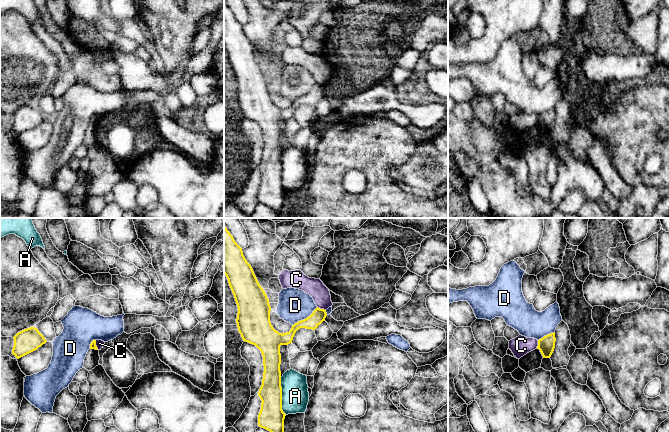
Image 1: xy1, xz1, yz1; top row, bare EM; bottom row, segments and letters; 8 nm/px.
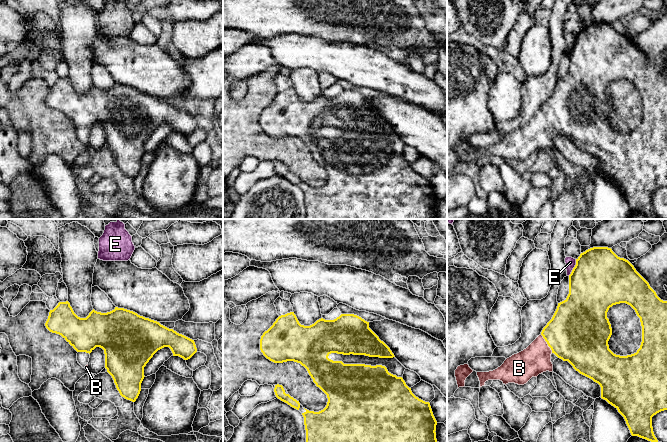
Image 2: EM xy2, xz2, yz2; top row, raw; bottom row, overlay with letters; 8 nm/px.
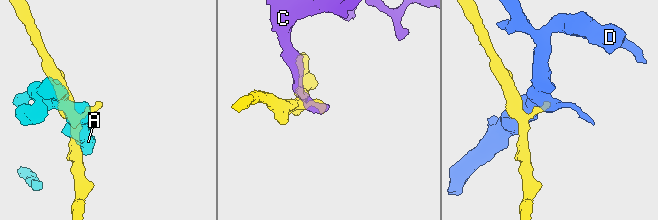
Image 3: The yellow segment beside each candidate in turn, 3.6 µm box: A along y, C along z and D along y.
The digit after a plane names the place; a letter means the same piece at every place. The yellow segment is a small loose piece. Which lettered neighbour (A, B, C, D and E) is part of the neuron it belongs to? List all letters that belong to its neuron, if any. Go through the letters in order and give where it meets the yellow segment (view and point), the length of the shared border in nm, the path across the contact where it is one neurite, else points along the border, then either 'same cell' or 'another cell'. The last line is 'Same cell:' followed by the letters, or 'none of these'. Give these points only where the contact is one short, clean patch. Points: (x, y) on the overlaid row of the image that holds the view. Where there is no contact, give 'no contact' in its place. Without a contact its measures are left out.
A: meets yellow in xz1 at (281, 396); contact 300 nm long; border along xz1 (280, 377), (281, 409), (286, 414); another cell
B: meets yellow in yz2 at (547, 343); contact 180 nm long; runs through yz2 (576, 333), (558, 336), (547, 343), (539, 351), (536, 358); same cell
C: meets yellow in xz1 at (321, 309); contact 80 nm long; border along xz1 (317, 306), (325, 310); another cell
D: meets yellow in xz1 at (304, 319); contact 260 nm long; border along xz1 (317, 307), (308, 316), (292, 325); another cell
E: meets yellow in yz2 at (574, 267); contact 150 nm long; border along yz2 (576, 259), (576, 264), (568, 275); another cell
Same cell: B

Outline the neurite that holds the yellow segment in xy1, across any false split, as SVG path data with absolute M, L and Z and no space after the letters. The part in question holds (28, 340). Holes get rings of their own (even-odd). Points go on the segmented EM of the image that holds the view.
M30 327L18 332L13 339L14 346L12 354L17 359L37 350L47 342L44 336L35 327Z

